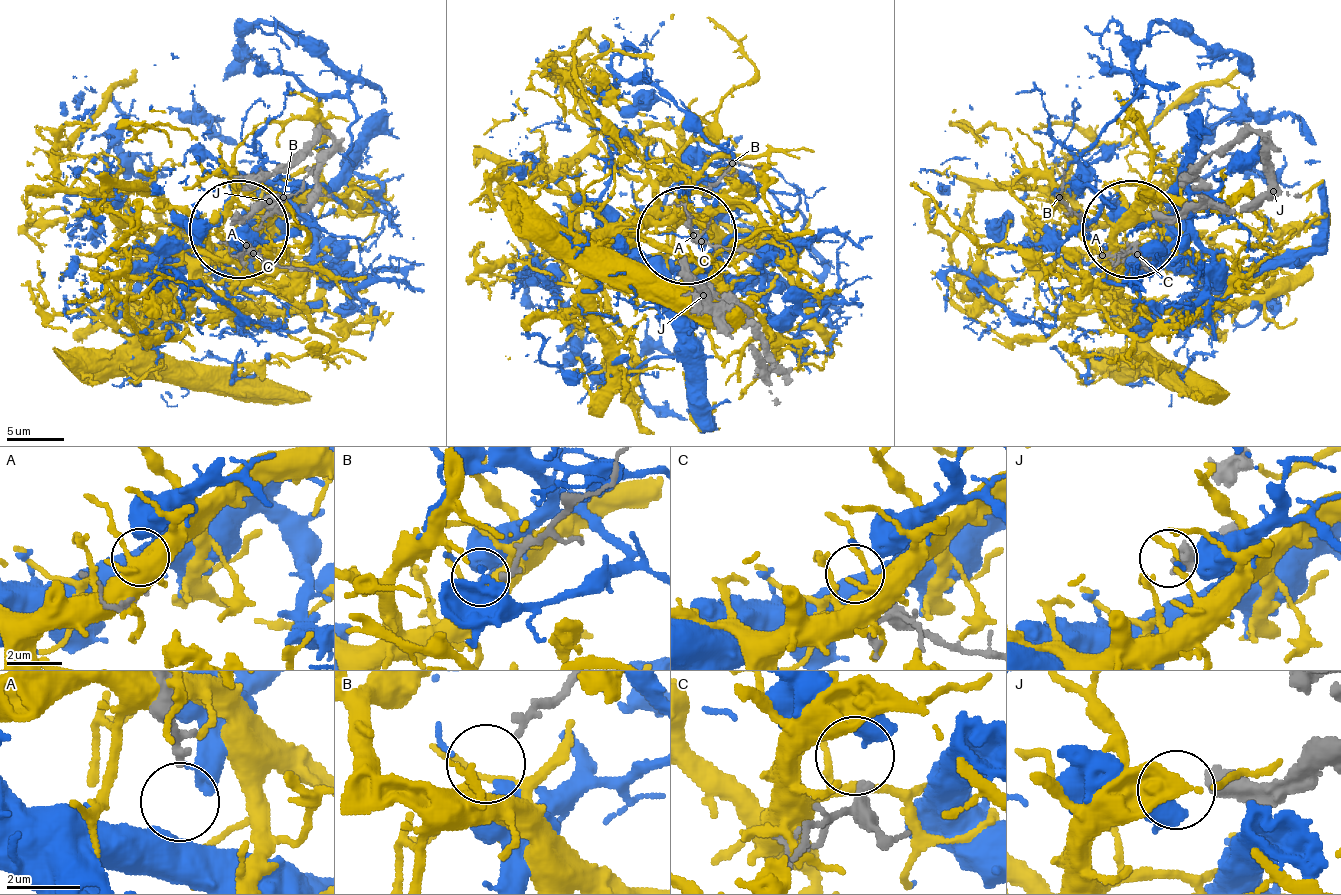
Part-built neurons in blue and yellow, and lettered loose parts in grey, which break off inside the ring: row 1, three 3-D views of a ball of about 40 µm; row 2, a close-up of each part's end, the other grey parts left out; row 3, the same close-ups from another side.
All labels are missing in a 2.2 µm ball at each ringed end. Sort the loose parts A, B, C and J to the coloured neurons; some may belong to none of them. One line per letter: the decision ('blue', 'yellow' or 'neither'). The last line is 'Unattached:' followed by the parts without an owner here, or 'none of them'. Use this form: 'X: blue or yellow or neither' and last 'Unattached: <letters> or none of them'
A: blue
B: neither
C: neither
J: neither
Unattached: B, C, J

